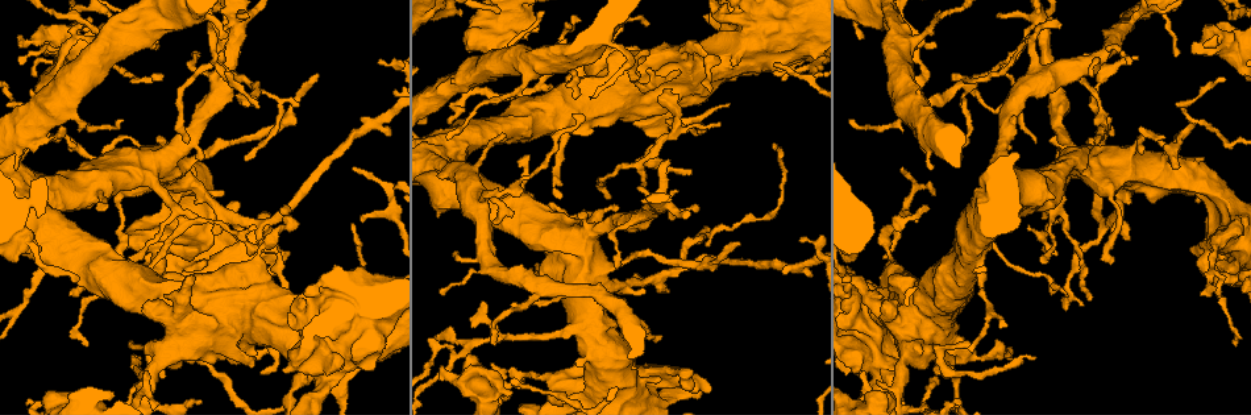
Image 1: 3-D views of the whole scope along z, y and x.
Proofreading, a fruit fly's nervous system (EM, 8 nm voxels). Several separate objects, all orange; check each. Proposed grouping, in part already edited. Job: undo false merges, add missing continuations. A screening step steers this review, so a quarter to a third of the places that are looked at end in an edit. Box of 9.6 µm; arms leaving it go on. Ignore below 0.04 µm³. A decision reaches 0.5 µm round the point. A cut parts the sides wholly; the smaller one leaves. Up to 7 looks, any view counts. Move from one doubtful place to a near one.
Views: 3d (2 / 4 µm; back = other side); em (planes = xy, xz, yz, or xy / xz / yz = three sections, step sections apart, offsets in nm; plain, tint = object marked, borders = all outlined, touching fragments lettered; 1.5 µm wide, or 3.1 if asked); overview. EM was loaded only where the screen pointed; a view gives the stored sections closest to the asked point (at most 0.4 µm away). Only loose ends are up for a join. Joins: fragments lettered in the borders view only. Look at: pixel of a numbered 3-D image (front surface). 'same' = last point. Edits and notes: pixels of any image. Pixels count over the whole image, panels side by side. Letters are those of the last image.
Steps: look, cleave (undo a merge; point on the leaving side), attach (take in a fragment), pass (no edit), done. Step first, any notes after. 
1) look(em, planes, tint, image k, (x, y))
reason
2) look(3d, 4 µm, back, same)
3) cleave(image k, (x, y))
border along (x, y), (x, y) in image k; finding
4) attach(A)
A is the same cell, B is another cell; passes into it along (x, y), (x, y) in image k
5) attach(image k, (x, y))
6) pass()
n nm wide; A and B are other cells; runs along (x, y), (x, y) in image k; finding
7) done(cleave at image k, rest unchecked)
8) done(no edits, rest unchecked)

look(em, yz, step 8, tint, image 1, (893, 373))
touches itself

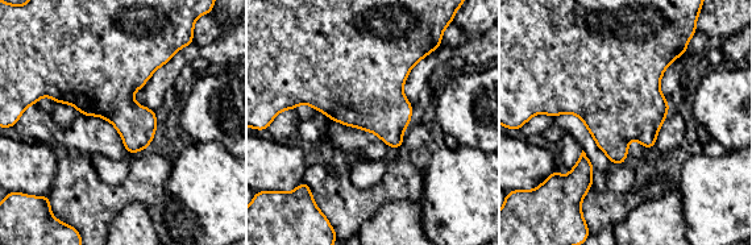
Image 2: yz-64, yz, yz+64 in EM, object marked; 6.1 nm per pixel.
look(em, planes, borders, same)

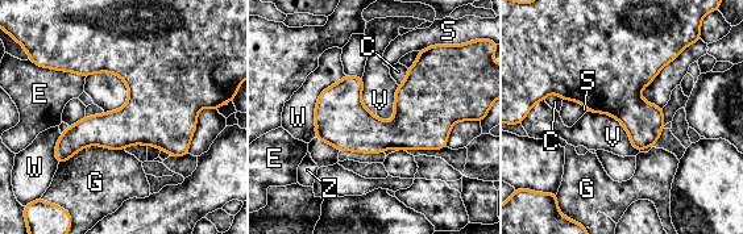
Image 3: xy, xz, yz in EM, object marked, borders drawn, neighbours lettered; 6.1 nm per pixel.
pass()
C, E, G, S, V, W and Z are other cells; border along (361, 78), (361, 103), (391, 122) in image 3; one neuron here

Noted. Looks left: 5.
look(em, planes, borders, image 1, (775, 148))
an open end

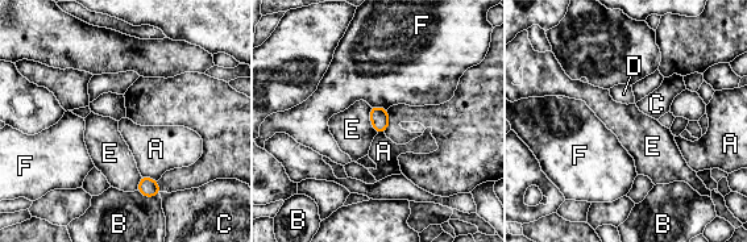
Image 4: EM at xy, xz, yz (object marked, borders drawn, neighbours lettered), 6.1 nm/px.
pass()
A, B, C, D, E and F are other cells; border along (369, 107), (369, 120), (377, 133) in image 4; no lettered fragment goes on from it

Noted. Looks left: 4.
look(em, xz, step 8, borders, image 1, (563, 63))
sudden change in width

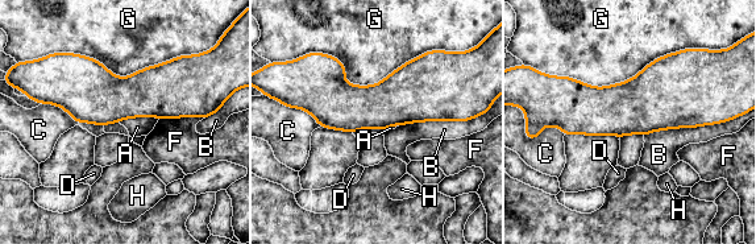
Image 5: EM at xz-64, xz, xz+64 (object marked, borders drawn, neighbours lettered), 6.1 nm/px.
pass()
A, B, C, D, F, G and H are other cells; border along (717, 123), (656, 129), (644, 136) in image 5; continuous, no second neuron

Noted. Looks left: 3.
done(no edits, rest unchecked)

